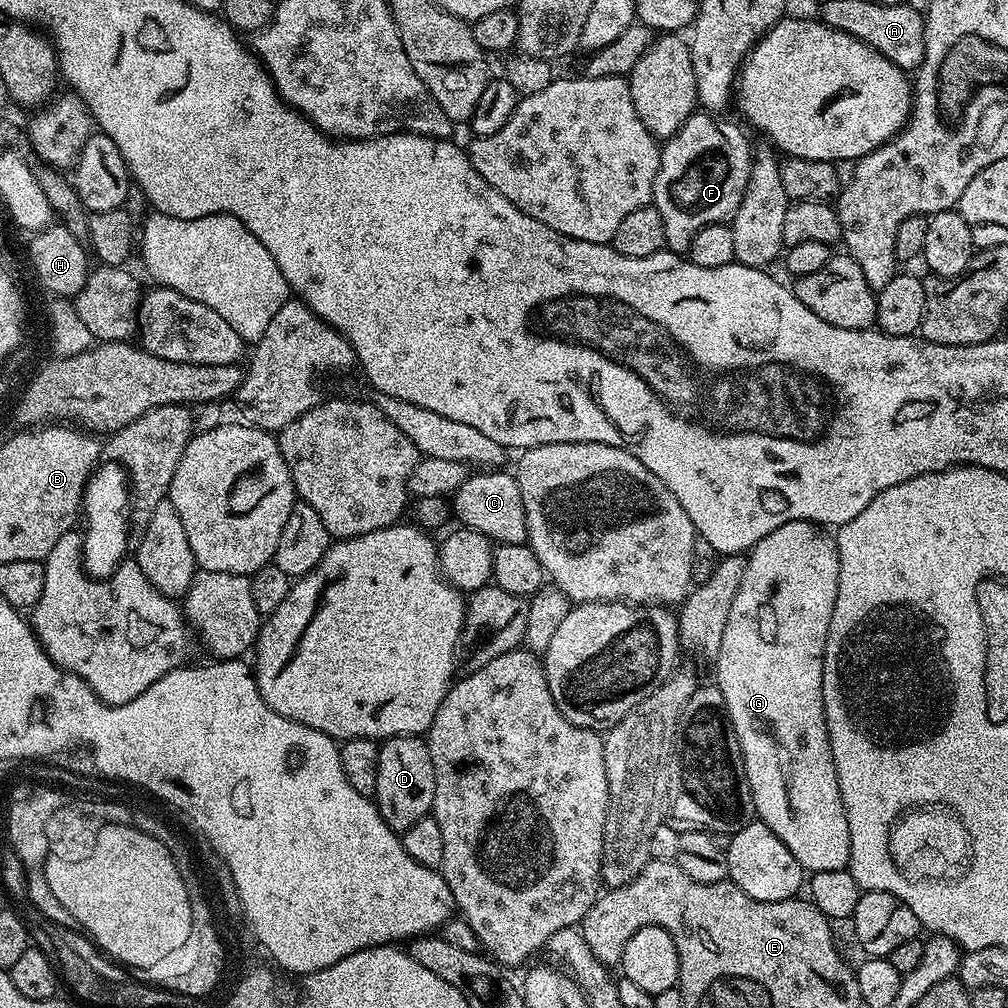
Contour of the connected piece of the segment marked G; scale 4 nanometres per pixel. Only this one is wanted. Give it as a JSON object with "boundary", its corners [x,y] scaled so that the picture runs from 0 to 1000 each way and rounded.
{"boundary":[[[789,516],[772,522],[772,526],[760,530],[760,534],[756,534],[745,544],[740,552],[740,569],[736,569],[736,581],[732,581],[732,589],[728,589],[728,597],[724,601],[724,613],[720,613],[720,625],[716,625],[716,641],[708,656],[708,662],[710,662],[708,678],[716,685],[716,692],[720,692],[720,704],[736,744],[738,763],[740,772],[744,776],[750,810],[757,817],[764,819],[764,823],[768,823],[772,831],[776,831],[780,843],[784,843],[784,847],[788,847],[788,851],[792,851],[792,855],[803,866],[835,863],[840,861],[843,851],[843,819],[839,819],[839,804],[835,800],[835,788],[831,780],[831,768],[827,764],[825,755],[823,732],[819,724],[815,696],[817,642],[823,625],[823,613],[827,609],[827,597],[831,593],[831,565],[833,564],[829,537],[817,528],[820,527],[804,516]]]}

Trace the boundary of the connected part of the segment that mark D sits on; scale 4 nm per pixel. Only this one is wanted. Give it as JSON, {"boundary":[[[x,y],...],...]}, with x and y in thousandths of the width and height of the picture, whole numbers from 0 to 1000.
{"boundary":[[[386,730],[377,738],[375,748],[375,780],[371,797],[379,808],[383,819],[387,819],[395,827],[401,826],[411,815],[426,809],[431,796],[431,756],[427,756],[427,744],[417,730]]]}

